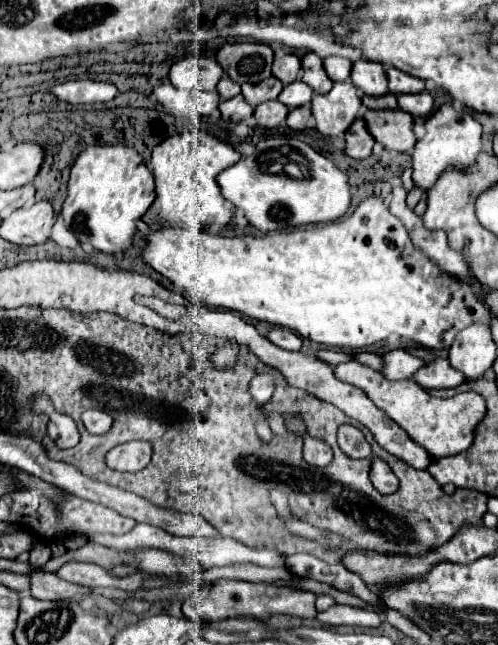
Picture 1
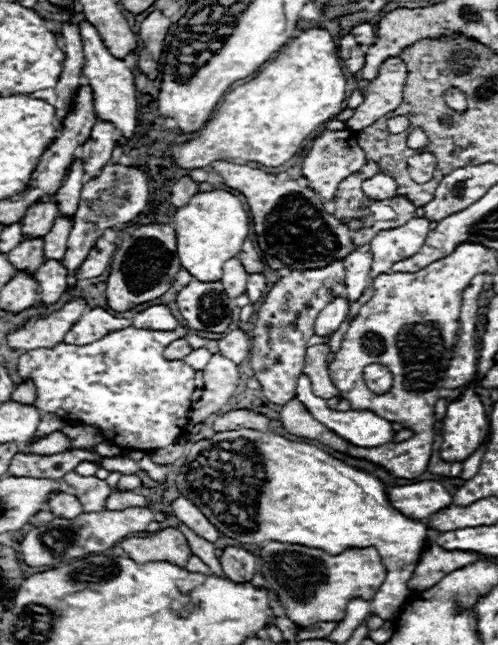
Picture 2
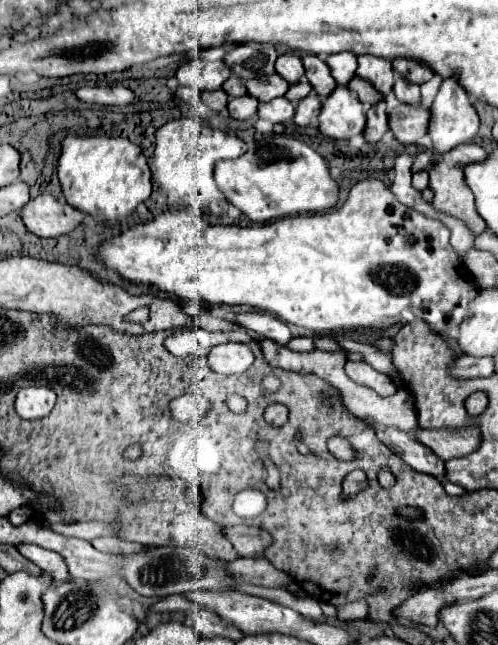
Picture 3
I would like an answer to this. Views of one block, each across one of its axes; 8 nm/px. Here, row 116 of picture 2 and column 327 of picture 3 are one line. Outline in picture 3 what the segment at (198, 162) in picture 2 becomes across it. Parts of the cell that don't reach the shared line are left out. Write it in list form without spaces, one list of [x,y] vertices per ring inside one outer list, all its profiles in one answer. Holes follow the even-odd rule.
[[[360,180],[350,188],[350,194],[346,198],[346,202],[330,212],[324,214],[298,214],[298,216],[284,216],[280,220],[274,220],[270,224],[264,226],[248,226],[248,228],[240,228],[240,226],[220,226],[220,224],[208,224],[200,214],[192,214],[188,210],[168,210],[168,212],[160,212],[156,214],[152,220],[142,222],[142,224],[134,224],[128,230],[120,232],[118,236],[104,240],[100,246],[96,246],[94,252],[96,262],[100,262],[106,270],[112,270],[114,274],[118,274],[120,278],[132,282],[132,284],[146,284],[146,286],[156,286],[160,292],[172,294],[176,298],[182,300],[196,300],[200,304],[206,306],[214,306],[214,304],[228,304],[228,306],[252,306],[256,310],[264,310],[270,312],[274,316],[278,316],[280,320],[288,322],[288,324],[296,324],[302,326],[314,334],[330,334],[334,336],[340,330],[358,330],[358,328],[374,328],[378,326],[380,320],[390,318],[390,316],[398,316],[402,310],[406,310],[408,314],[414,314],[418,318],[422,318],[424,322],[430,324],[432,330],[446,334],[450,328],[458,326],[464,316],[468,314],[468,304],[474,300],[476,296],[476,282],[472,280],[472,274],[468,272],[468,268],[462,266],[462,260],[458,258],[458,254],[454,252],[454,248],[450,246],[450,230],[444,222],[430,218],[418,210],[412,210],[404,204],[400,204],[396,200],[396,196],[392,194],[392,190],[382,182],[382,180]],[[210,266],[224,266],[224,276],[222,272],[216,272],[216,268]],[[216,278],[224,278],[224,280],[216,280]]]

